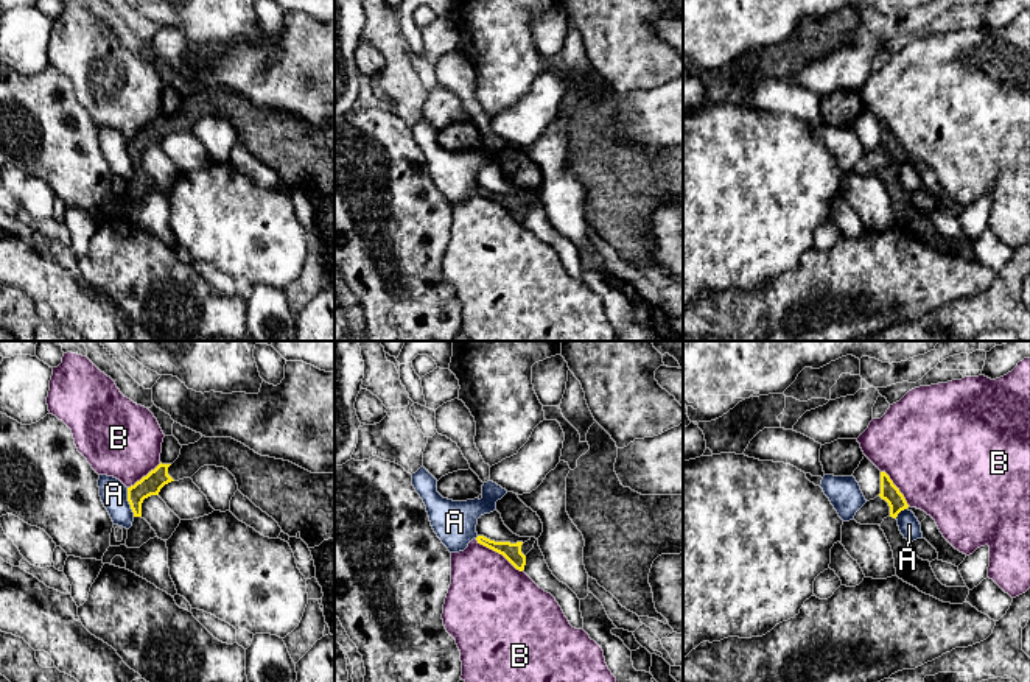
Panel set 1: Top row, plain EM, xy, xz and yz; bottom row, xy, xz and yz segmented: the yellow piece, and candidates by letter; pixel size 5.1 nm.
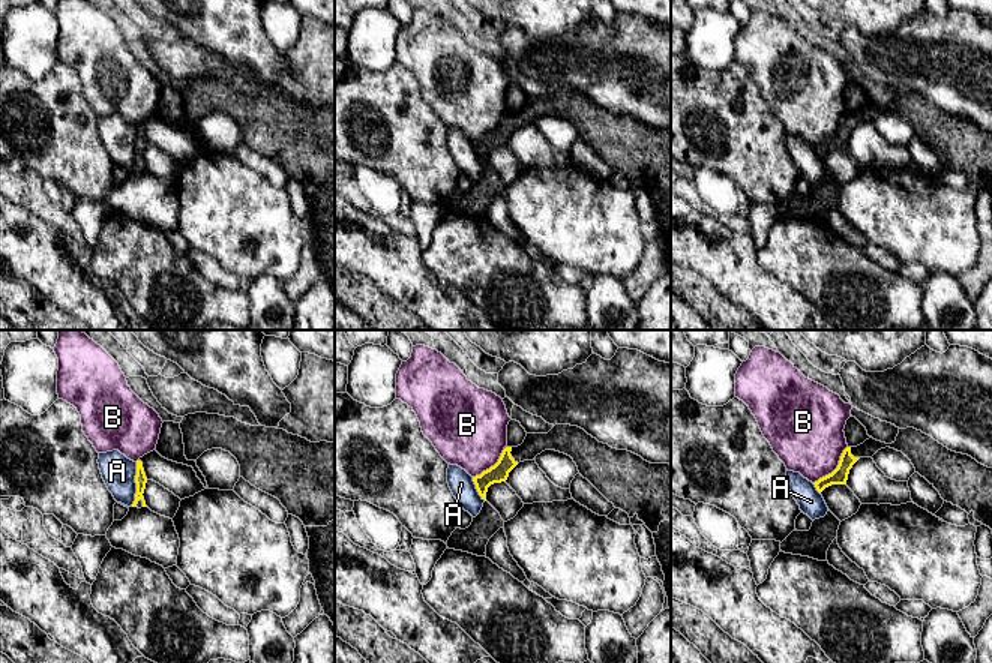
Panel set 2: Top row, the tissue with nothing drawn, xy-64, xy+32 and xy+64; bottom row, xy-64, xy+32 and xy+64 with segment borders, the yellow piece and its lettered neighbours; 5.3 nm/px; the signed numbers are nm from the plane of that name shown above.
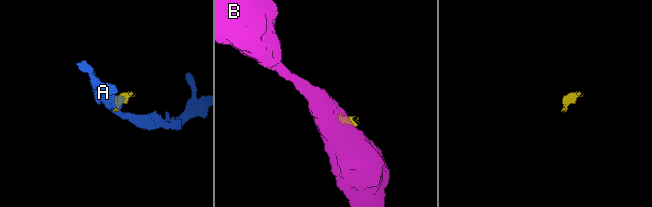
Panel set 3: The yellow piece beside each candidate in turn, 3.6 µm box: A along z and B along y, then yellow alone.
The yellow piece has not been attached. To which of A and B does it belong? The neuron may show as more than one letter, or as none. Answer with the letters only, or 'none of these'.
none of these

